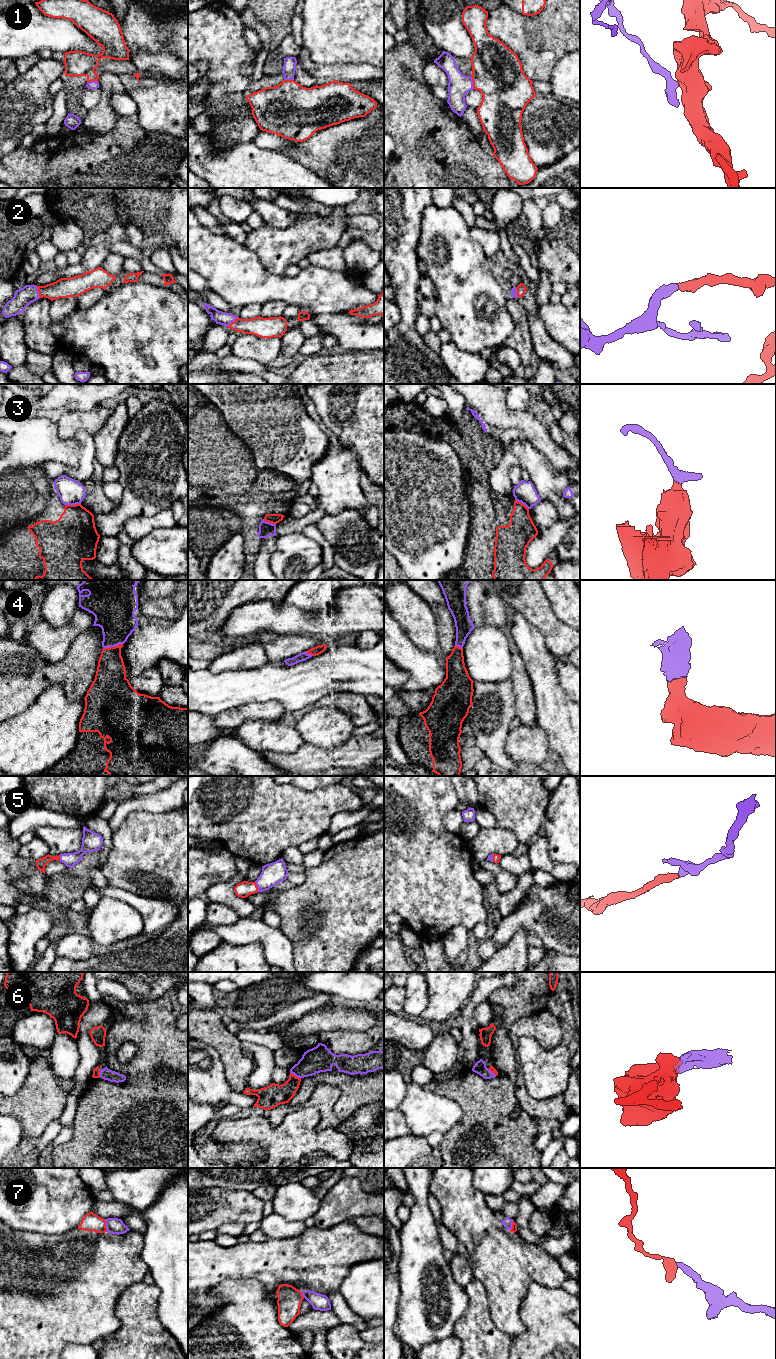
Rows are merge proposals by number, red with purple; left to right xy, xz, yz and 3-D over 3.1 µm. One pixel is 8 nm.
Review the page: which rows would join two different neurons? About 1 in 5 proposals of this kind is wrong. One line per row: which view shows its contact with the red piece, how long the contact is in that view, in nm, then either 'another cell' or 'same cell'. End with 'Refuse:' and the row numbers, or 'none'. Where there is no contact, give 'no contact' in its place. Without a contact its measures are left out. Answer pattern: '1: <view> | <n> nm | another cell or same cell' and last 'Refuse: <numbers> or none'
1: yz | 110 nm | same cell
2: xy | 100 nm | same cell
3: xy | 130 nm | another cell
4: xy | 170 nm | same cell
5: xz | 90 nm | same cell
6: xz | 100 nm | same cell
7: xy | 110 nm | another cell
Refuse: 3, 7

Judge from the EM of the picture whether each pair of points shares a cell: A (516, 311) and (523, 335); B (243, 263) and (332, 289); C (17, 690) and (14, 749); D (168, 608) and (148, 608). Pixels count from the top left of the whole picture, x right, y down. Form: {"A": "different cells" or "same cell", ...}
{"A": "same cell", "B": "same cell", "C": "different cells", "D": "same cell"}

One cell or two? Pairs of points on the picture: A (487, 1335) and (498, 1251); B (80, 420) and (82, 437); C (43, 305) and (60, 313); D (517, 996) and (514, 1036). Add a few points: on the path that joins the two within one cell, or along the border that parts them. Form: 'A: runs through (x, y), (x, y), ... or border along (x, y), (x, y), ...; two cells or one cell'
A: border along (484, 1289), (490, 1317), (503, 1332); two cells
B: border along (93, 437), (85, 431), (79, 431), (73, 438); two cells
C: border along (52, 301), (49, 307), (50, 320); two cells
D: border along (537, 1011), (513, 1023), (508, 1033), (511, 1043); two cells

